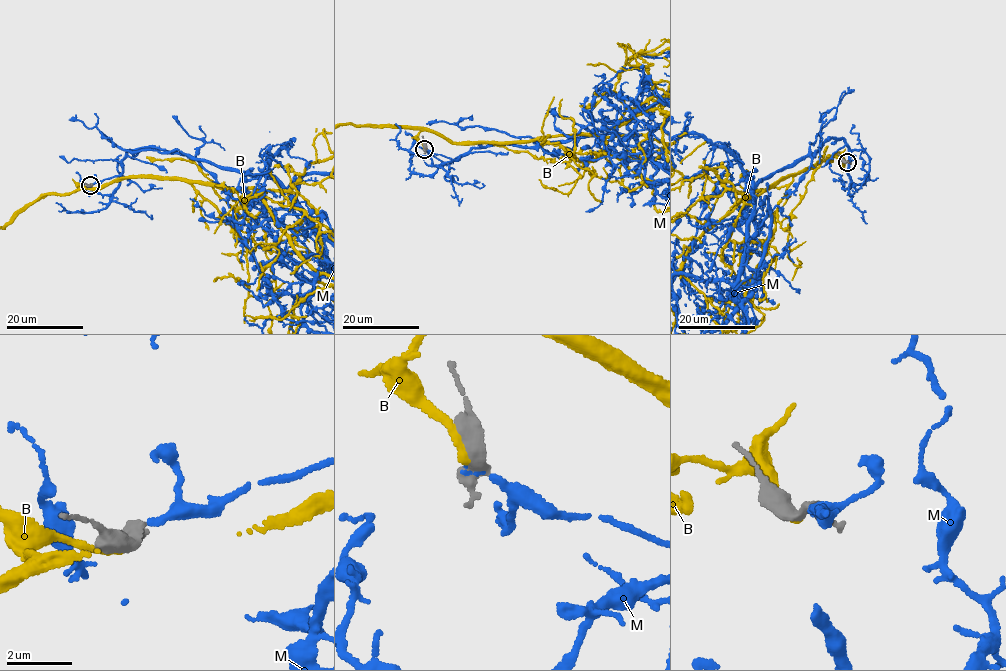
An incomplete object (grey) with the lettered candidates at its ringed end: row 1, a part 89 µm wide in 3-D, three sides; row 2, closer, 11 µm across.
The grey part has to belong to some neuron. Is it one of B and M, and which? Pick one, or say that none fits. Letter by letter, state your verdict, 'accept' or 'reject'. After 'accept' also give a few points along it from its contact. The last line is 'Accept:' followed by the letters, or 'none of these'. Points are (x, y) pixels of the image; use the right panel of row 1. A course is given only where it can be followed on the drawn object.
B: reject
M: accept
Accept: M

